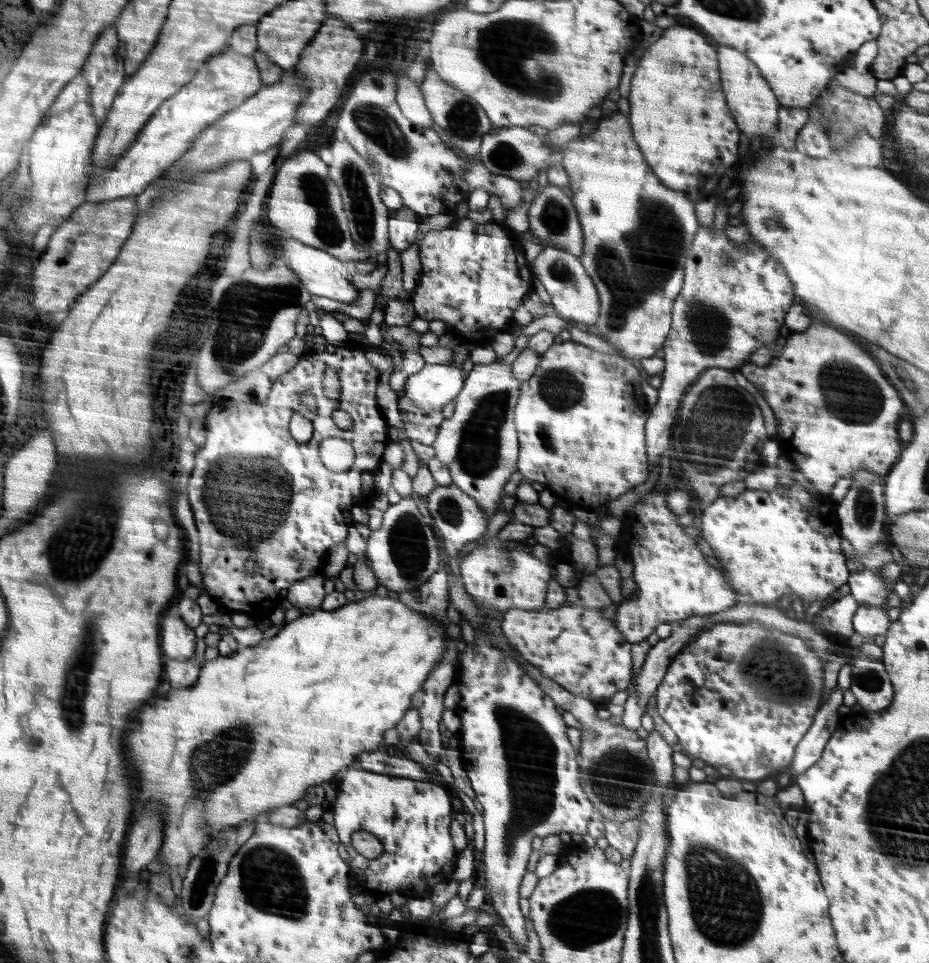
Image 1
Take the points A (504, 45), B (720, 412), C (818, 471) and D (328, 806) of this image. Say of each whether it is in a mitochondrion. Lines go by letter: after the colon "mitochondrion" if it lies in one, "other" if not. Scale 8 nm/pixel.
A: mitochondrion
B: mitochondrion
C: other
D: other

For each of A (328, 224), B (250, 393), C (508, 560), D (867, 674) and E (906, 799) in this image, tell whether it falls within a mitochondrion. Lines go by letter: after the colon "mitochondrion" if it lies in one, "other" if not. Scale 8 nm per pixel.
A: mitochondrion
B: mitochondrion
C: other
D: mitochondrion
E: mitochondrion

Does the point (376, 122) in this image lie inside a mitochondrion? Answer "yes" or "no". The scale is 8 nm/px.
yes

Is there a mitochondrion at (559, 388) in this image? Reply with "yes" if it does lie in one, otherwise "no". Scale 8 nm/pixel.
yes

